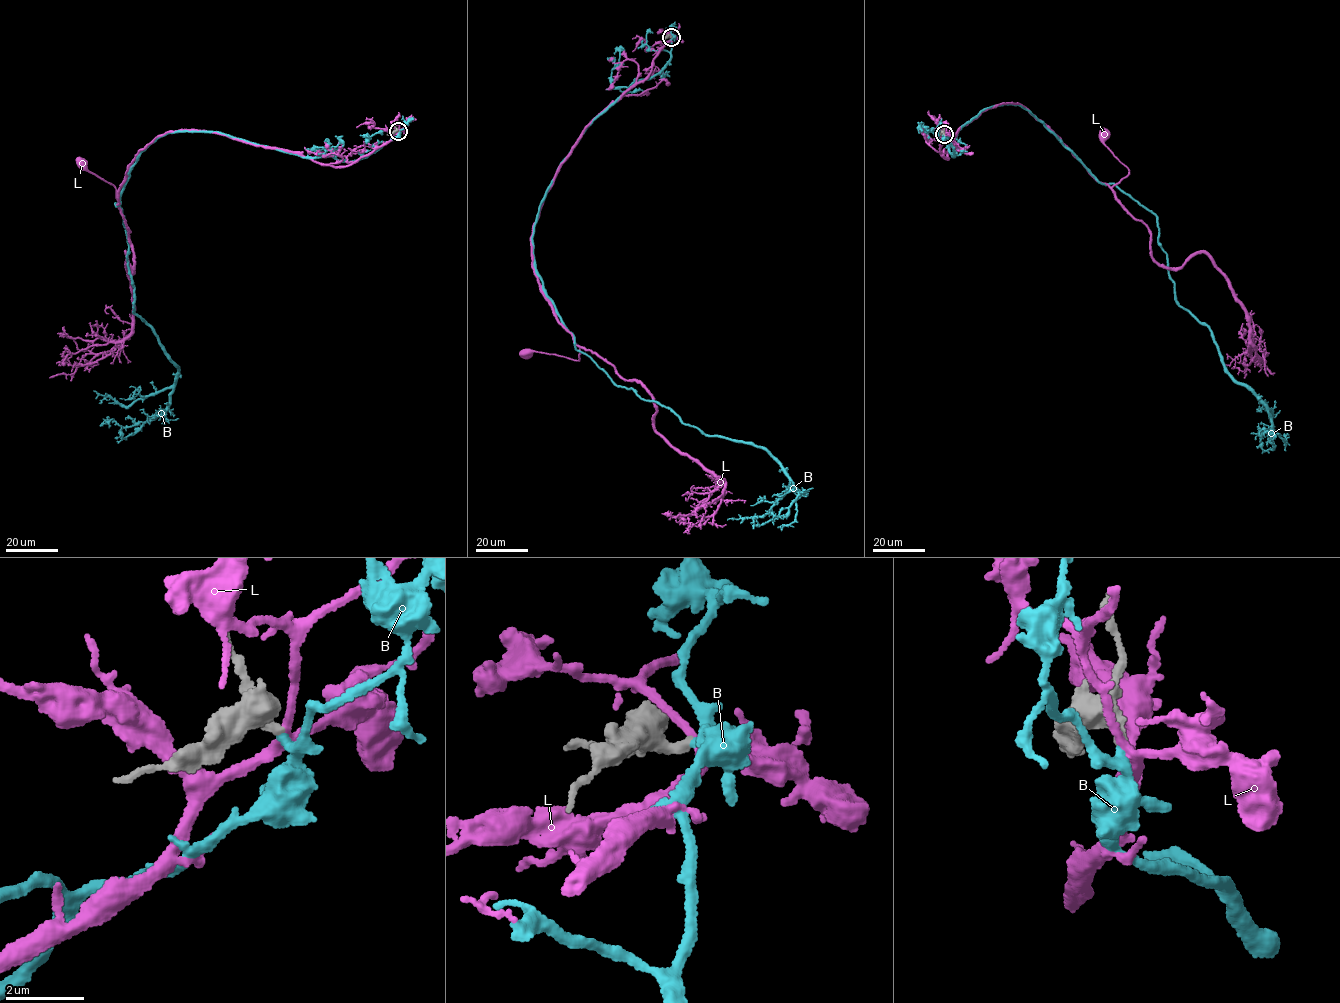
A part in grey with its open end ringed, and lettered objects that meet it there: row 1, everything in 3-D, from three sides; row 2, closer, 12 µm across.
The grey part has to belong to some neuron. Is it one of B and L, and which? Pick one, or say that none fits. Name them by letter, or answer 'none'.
B

